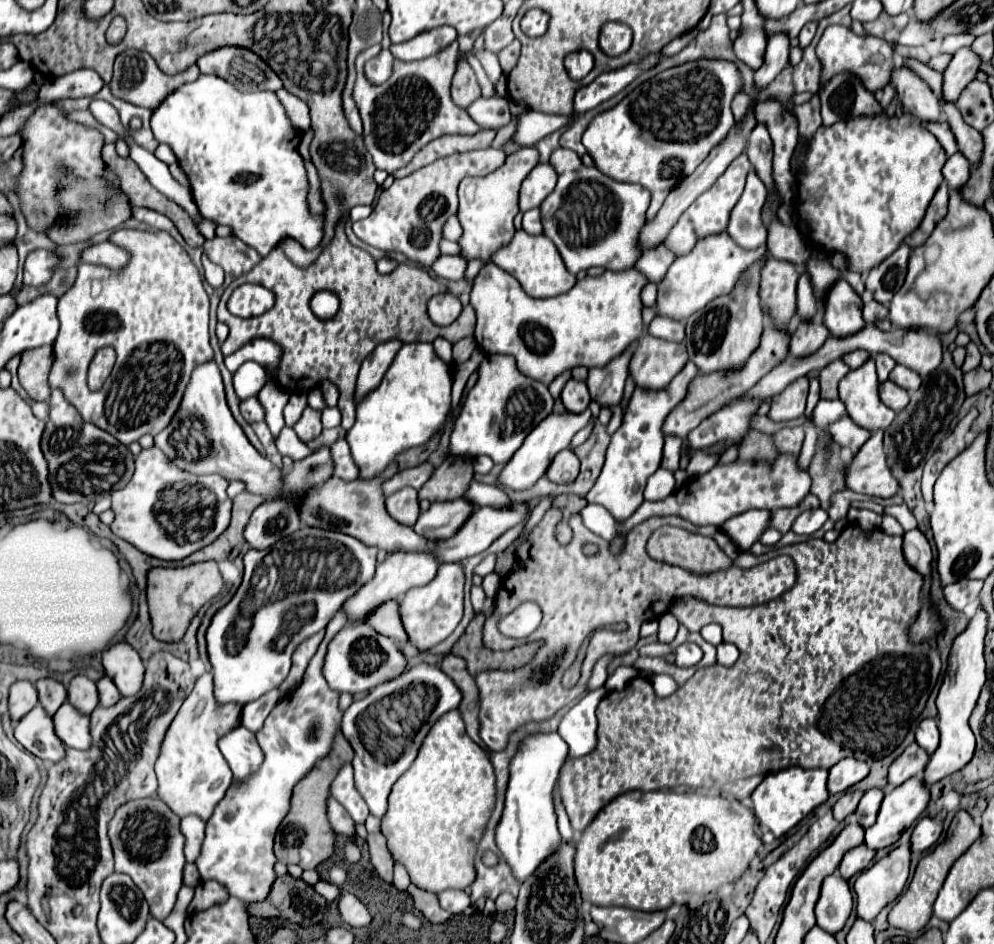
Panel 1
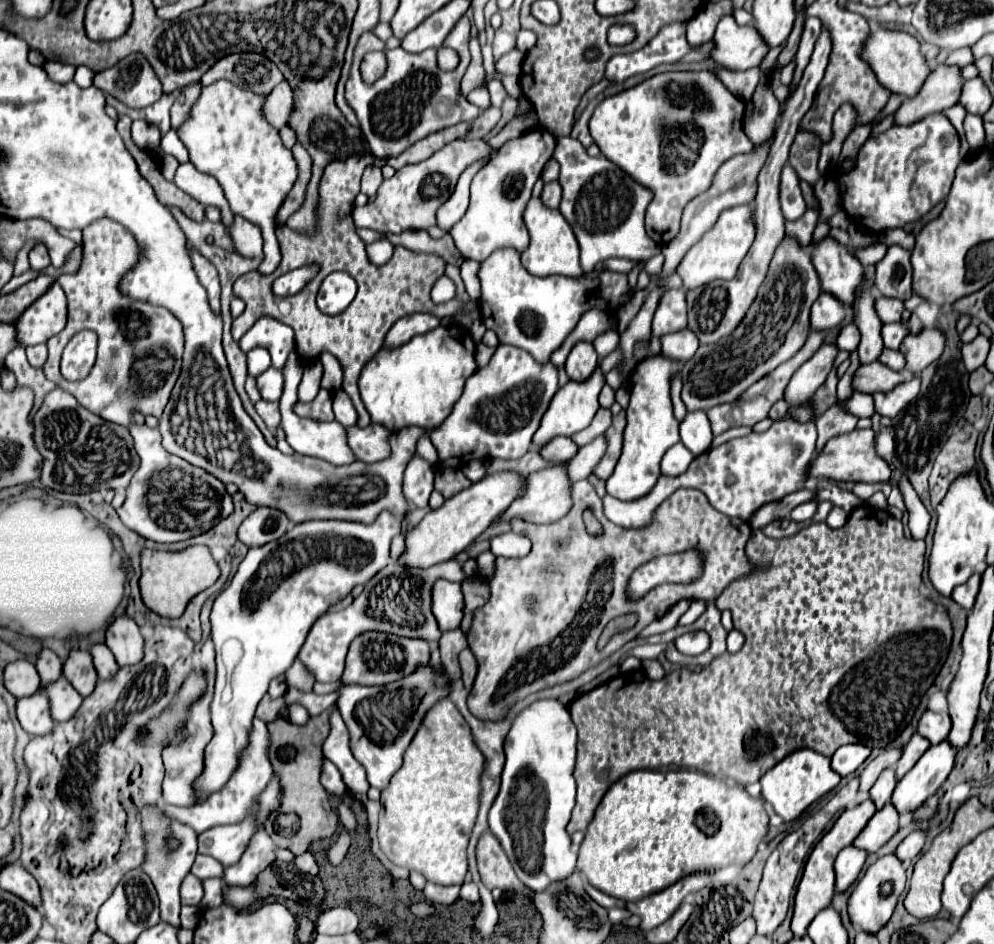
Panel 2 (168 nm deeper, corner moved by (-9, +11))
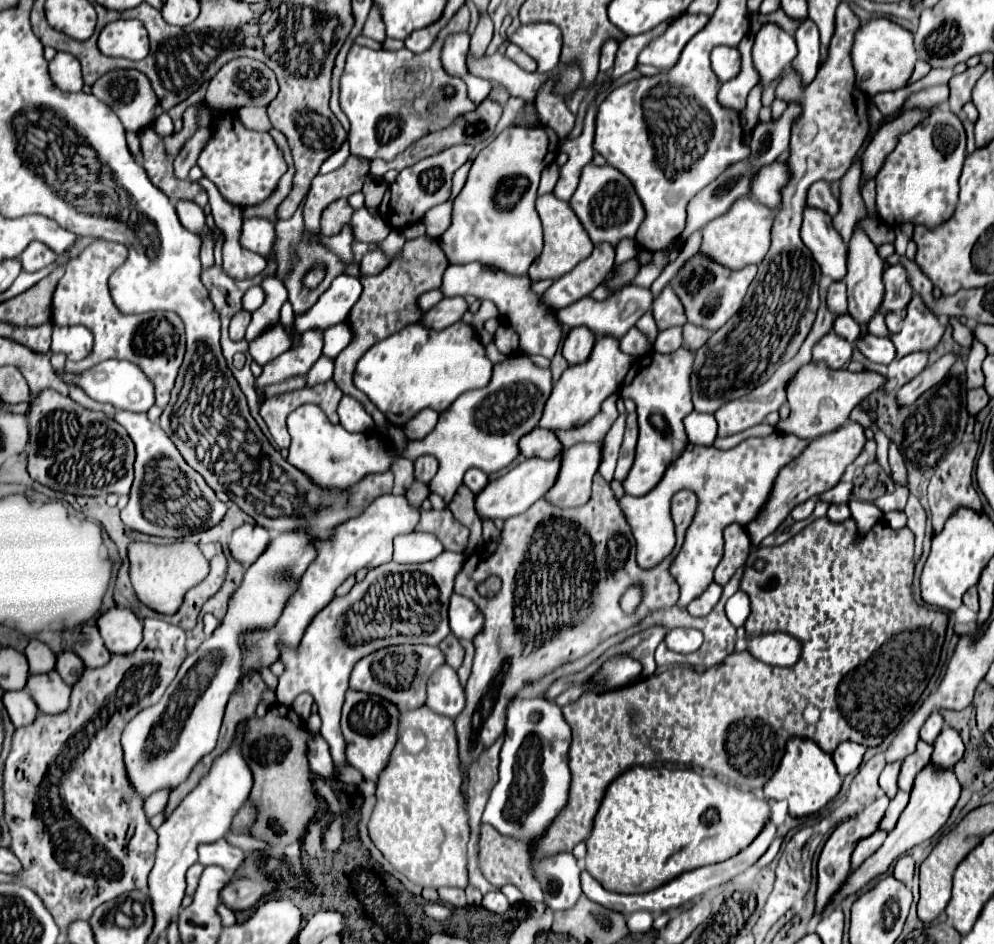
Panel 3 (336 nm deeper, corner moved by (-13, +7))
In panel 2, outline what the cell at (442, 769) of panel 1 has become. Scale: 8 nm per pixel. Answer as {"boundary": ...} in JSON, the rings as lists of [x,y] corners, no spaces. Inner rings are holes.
{"boundary":[[[450,699],[436,703],[428,711],[428,717],[424,717],[424,725],[418,729],[414,743],[408,747],[408,753],[404,755],[404,765],[394,773],[388,789],[382,791],[380,801],[384,811],[380,815],[378,839],[386,857],[398,867],[422,873],[426,881],[432,881],[436,885],[462,885],[468,873],[466,847],[480,807],[480,779],[484,769],[486,757],[484,753],[480,753],[474,735],[460,715],[458,707]]]}

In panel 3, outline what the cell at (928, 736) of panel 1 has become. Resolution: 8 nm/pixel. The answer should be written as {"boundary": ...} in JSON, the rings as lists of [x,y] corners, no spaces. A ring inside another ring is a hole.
{"boundary":[[[934,711],[934,713],[928,717],[928,721],[924,723],[924,727],[922,727],[922,731],[920,731],[920,739],[932,745],[932,743],[936,741],[936,737],[938,737],[938,733],[940,733],[942,727],[944,727],[944,719],[942,719],[942,715],[940,715],[938,711]]]}

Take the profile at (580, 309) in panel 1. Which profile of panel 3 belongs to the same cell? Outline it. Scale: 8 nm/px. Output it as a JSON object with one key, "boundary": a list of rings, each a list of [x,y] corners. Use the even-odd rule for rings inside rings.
{"boundary":[[[466,263],[466,265],[448,265],[442,277],[442,285],[440,291],[444,293],[444,297],[454,297],[454,295],[474,295],[478,299],[490,299],[502,317],[508,317],[508,325],[520,335],[520,349],[532,353],[532,355],[544,355],[548,359],[552,359],[552,355],[556,353],[558,345],[560,345],[560,323],[558,319],[552,315],[552,311],[548,307],[544,307],[538,299],[536,293],[532,293],[530,289],[532,281],[528,275],[520,275],[520,277],[512,277],[506,273],[496,273],[496,269],[488,269],[486,265],[480,263]]]}

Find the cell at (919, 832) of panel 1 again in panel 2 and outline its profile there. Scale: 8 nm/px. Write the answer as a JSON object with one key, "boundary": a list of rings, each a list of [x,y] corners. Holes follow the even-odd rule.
{"boundary":[[[918,829],[918,831],[912,831],[896,849],[896,855],[902,859],[902,861],[910,861],[914,859],[916,855],[920,855],[920,851],[924,849],[924,843],[926,843],[926,831]]]}

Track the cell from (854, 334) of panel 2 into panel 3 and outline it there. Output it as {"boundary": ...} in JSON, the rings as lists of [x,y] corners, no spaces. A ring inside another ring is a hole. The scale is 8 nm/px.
{"boundary":[[[844,313],[844,315],[836,317],[836,321],[834,321],[834,333],[852,343],[860,335],[860,325],[848,313]]]}

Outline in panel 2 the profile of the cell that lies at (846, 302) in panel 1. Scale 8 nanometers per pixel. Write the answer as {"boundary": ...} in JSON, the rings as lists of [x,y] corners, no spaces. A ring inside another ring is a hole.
{"boundary":[[[830,237],[814,247],[812,263],[820,277],[822,291],[834,295],[846,307],[852,307],[866,277],[862,263]]]}

